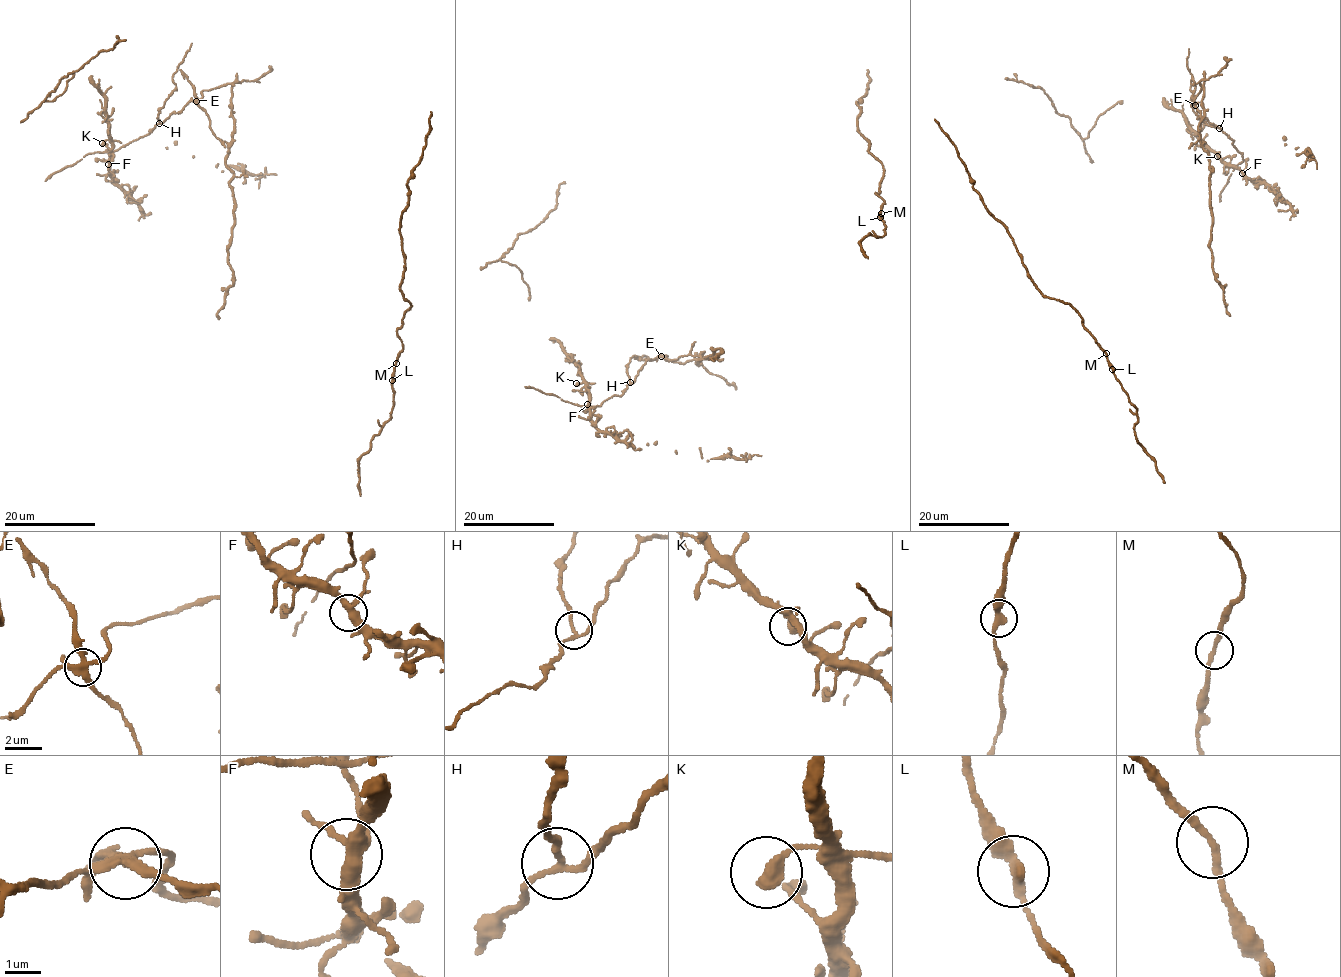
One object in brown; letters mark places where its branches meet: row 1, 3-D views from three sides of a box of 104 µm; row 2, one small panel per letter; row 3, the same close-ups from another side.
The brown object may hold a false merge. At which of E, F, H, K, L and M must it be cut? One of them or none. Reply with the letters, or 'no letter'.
E

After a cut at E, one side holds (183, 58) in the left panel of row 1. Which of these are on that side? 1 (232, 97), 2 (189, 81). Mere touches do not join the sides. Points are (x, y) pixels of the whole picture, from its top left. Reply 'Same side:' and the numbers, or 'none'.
Same side: none

